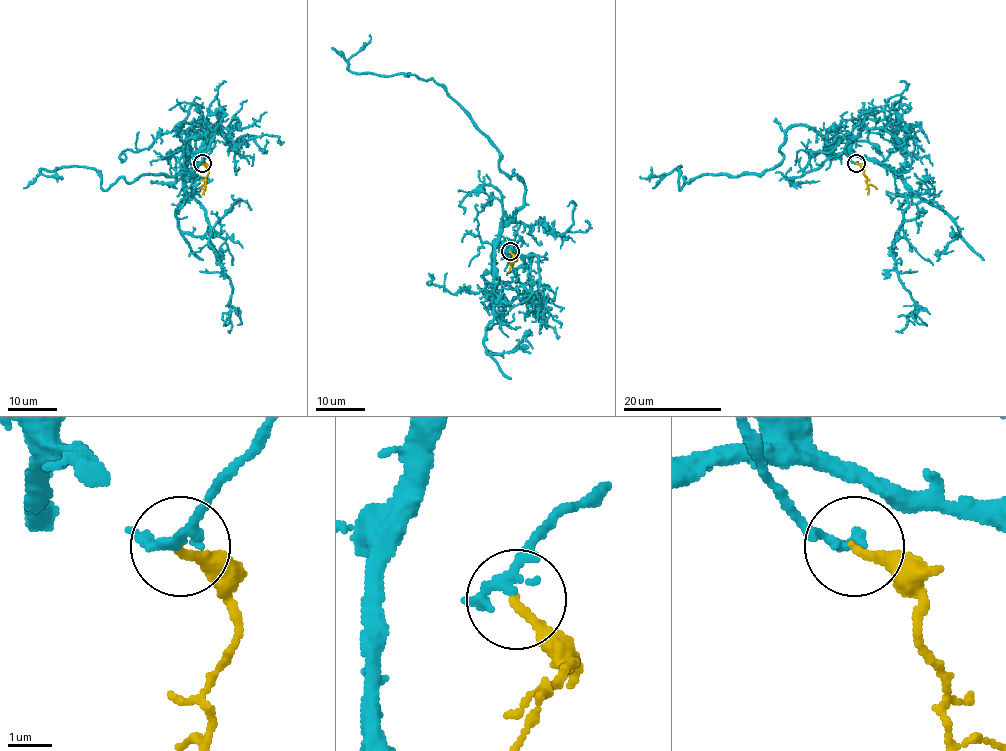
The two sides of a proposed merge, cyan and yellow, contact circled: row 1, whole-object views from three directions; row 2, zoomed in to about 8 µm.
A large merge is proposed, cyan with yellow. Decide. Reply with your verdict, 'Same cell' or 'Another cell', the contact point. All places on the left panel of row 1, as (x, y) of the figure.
Same cell. Place: (202, 163)

